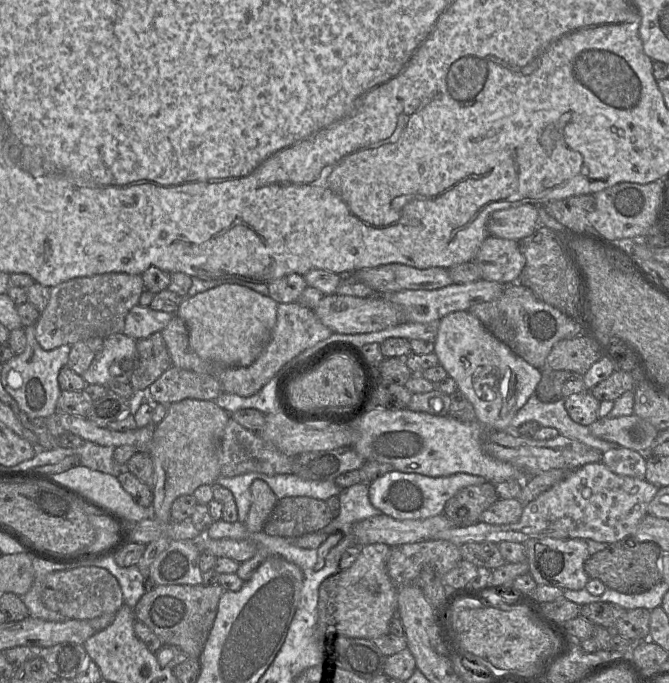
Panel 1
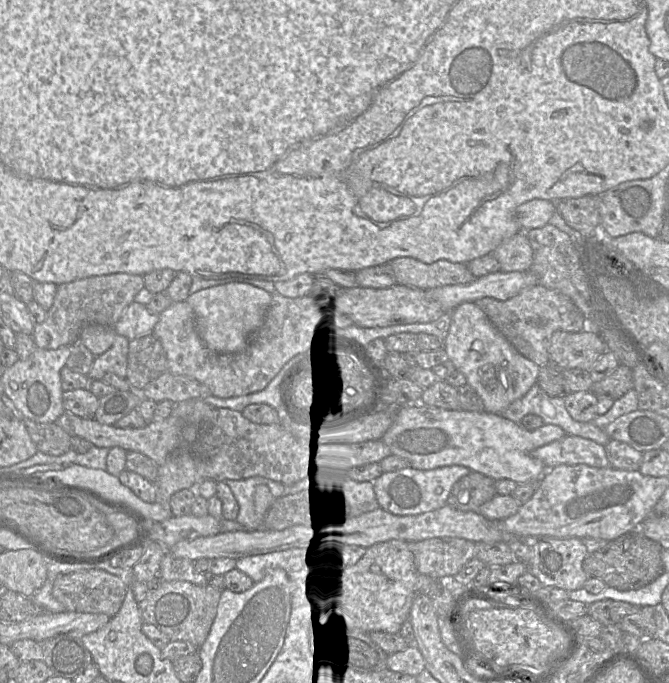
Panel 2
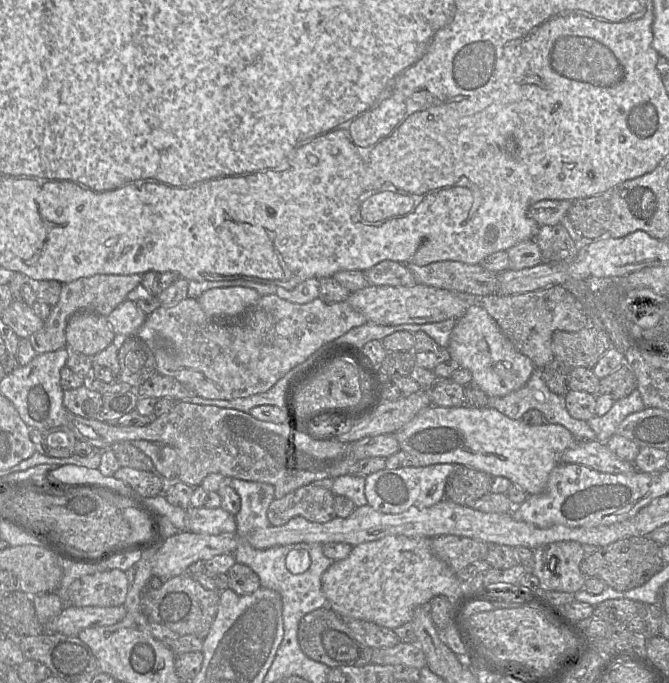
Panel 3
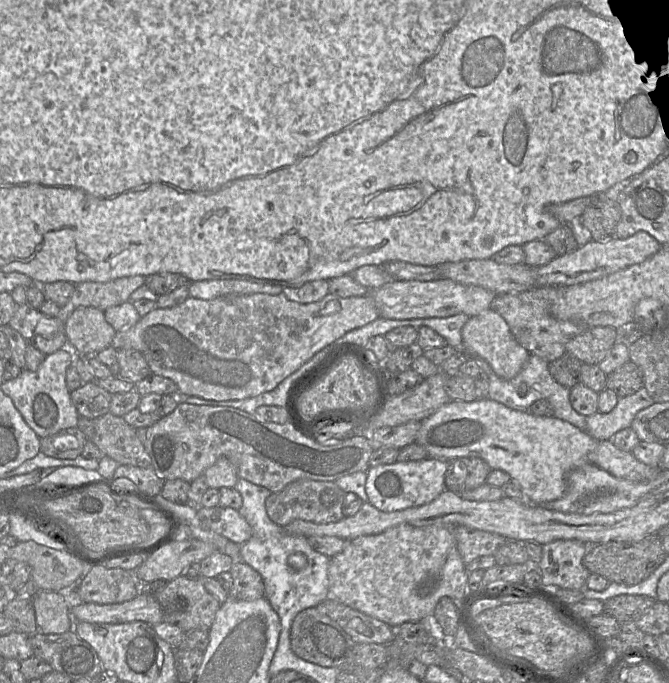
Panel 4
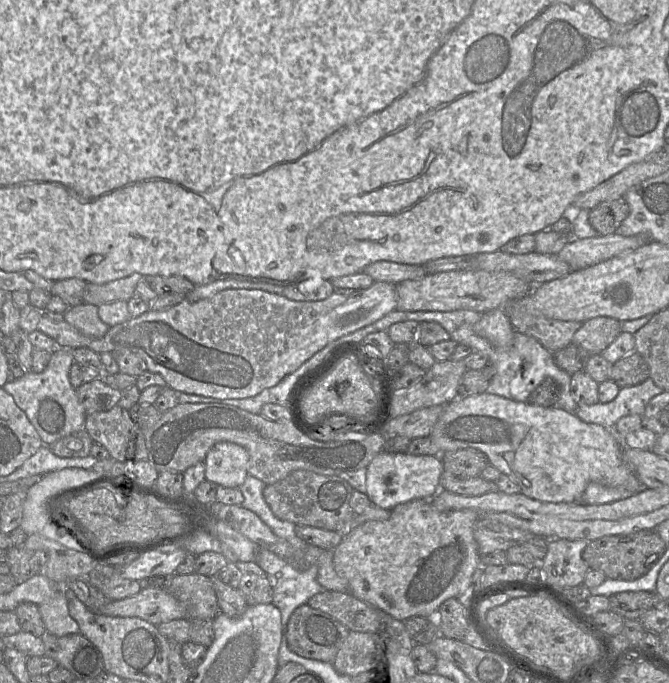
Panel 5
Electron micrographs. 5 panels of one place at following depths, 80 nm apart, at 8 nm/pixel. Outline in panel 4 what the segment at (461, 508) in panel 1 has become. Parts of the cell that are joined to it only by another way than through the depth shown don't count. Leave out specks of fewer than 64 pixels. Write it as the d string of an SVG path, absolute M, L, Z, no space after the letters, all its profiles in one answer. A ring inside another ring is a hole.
M463 457L447 461L445 489L460 495L486 483L492 469L478 457Z

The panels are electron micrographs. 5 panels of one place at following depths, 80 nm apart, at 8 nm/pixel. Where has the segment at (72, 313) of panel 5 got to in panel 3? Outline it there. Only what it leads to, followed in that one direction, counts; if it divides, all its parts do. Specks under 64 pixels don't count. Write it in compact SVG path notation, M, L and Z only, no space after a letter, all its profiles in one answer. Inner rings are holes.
M90 311L73 314L65 332L66 347L89 357L106 349L114 340L119 340L107 317Z

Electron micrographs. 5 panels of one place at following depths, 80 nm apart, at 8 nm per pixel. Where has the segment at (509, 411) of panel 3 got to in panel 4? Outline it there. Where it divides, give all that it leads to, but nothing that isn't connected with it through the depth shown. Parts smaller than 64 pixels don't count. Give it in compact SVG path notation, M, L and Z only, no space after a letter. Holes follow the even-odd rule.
M529 355L527 362L522 370L514 378L505 380L498 377L490 368L487 362L477 360L482 373L486 374L488 382L488 390L485 399L497 401L506 407L526 412L526 410L536 401L545 399L549 401L554 410L555 418L564 420L574 425L580 430L586 431L586 417L576 412L570 403L570 389L557 383L551 376L546 360L536 355Z

